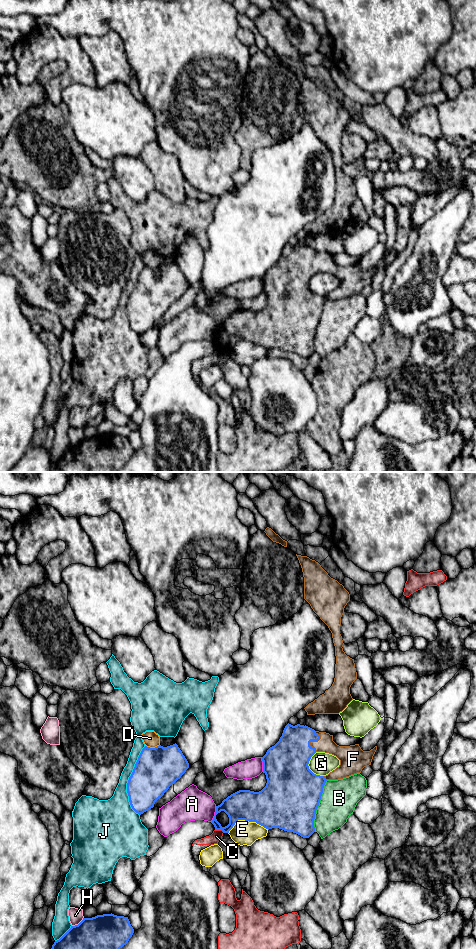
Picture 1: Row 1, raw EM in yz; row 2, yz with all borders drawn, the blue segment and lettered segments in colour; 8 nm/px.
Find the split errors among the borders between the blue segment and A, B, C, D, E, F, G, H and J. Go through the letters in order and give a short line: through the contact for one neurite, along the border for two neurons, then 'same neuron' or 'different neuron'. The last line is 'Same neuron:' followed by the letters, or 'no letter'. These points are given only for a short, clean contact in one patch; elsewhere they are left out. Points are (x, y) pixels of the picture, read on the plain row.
A: different neuron
B: different neuron
C: different neuron
D: yz (159, 264), (154, 267), (145, 266) | different neuron
E: different neuron
F: same neuron
G: different neuron
H: different neuron
J: different neuron
Same neuron: F

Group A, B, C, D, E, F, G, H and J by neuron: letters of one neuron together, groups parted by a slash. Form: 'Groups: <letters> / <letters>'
Groups: A / B / C / D / E / F / G / H / J

